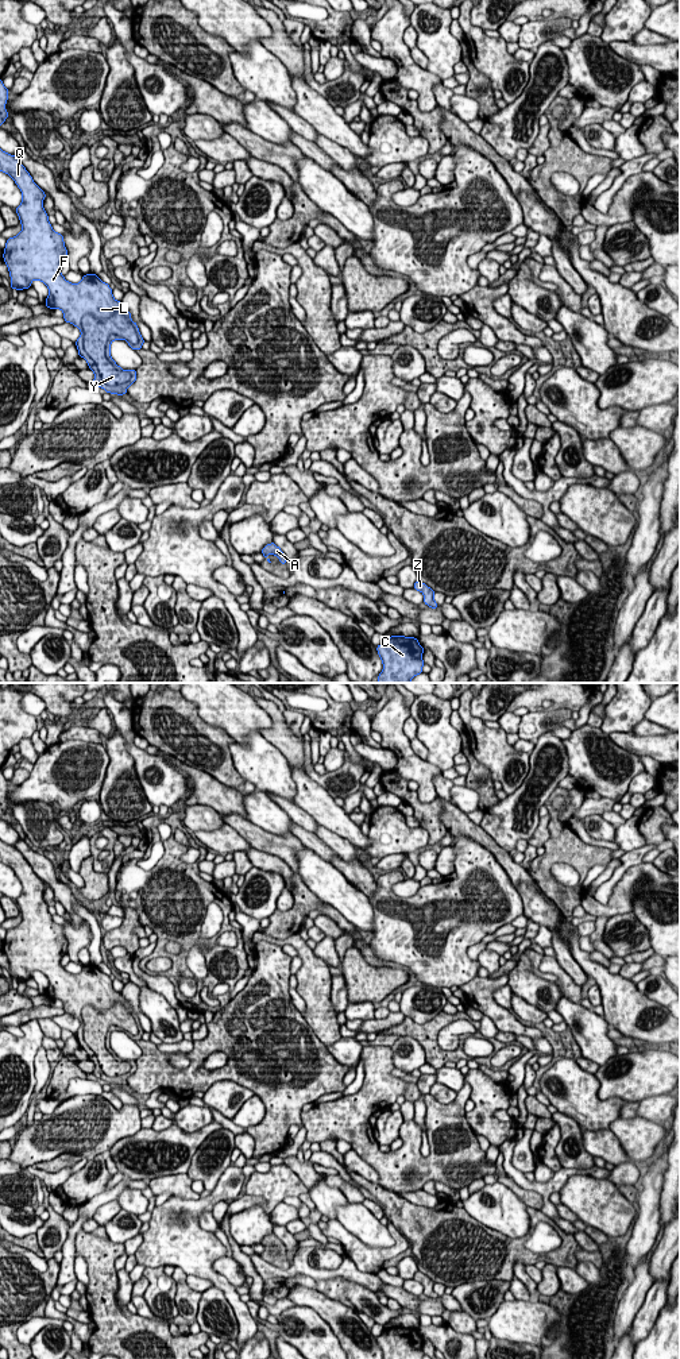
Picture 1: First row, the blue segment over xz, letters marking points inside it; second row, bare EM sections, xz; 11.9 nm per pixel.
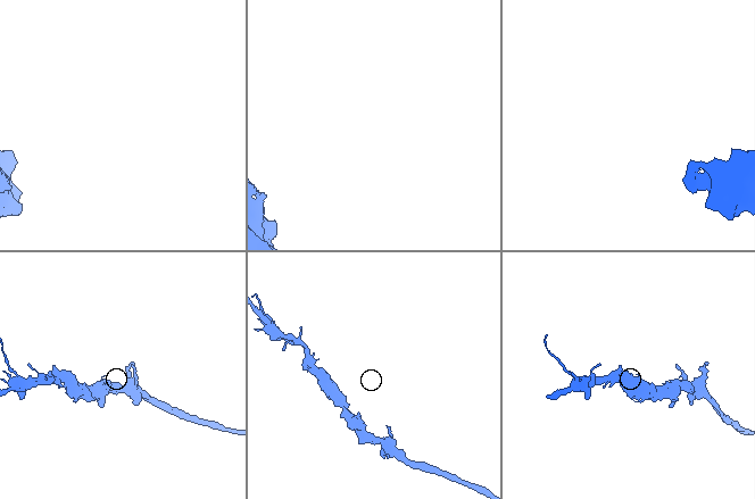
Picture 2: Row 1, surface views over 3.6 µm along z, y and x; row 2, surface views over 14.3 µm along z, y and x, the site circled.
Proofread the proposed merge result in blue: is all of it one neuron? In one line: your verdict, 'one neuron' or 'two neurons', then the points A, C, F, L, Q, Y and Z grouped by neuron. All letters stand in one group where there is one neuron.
two neurons; groups A C F L Q Z / Y

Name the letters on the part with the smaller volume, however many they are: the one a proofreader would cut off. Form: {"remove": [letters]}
{"remove": ["Y"]}

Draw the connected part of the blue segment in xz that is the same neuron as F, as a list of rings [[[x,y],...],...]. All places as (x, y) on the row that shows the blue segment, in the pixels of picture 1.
[[[1,148],[0,171],[8,174],[22,192],[22,204],[15,209],[22,231],[7,239],[3,254],[11,277],[11,287],[23,290],[28,289],[32,281],[42,281],[49,289],[46,306],[61,309],[65,321],[81,331],[76,345],[78,355],[86,360],[94,372],[93,383],[111,394],[128,394],[127,389],[136,381],[136,370],[130,370],[131,379],[127,383],[107,385],[93,359],[84,350],[82,318],[90,314],[97,320],[105,320],[117,312],[132,318],[131,313],[120,301],[113,298],[109,285],[96,274],[82,275],[78,283],[65,279],[61,269],[67,263],[67,250],[63,235],[51,228],[49,215],[43,209],[46,193],[34,182],[22,162]]]

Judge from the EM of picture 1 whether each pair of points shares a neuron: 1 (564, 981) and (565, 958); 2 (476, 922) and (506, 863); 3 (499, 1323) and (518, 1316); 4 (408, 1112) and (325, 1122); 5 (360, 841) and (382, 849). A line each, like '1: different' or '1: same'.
1: different
2: different
3: same
4: different
5: different

